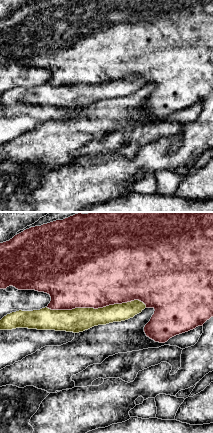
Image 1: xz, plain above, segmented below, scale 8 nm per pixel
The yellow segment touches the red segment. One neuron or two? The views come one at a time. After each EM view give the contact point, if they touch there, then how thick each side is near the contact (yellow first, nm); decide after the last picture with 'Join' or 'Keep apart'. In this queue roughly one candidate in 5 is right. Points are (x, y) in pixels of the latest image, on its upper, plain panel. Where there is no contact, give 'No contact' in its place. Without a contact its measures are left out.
Touches yellow at (96, 85). Thickness 190 nm (yellow) against 480 nm

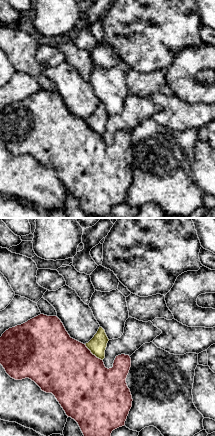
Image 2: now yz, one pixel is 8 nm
Touches yellow at (93, 130). Thickness 150 nm (yellow) against 480 nm

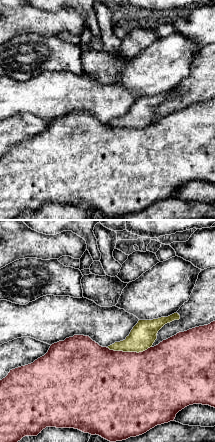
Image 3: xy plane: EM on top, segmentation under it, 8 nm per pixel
Touches yellow at (128, 127). Thickness 200 nm (yellow) against 500 nm

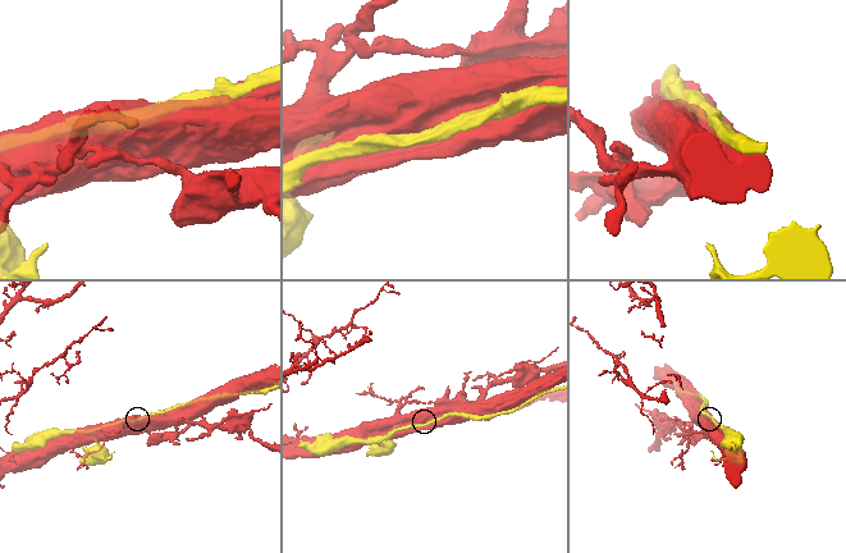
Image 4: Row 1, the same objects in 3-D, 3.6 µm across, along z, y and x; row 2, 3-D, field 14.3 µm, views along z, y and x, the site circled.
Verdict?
Keep apart

